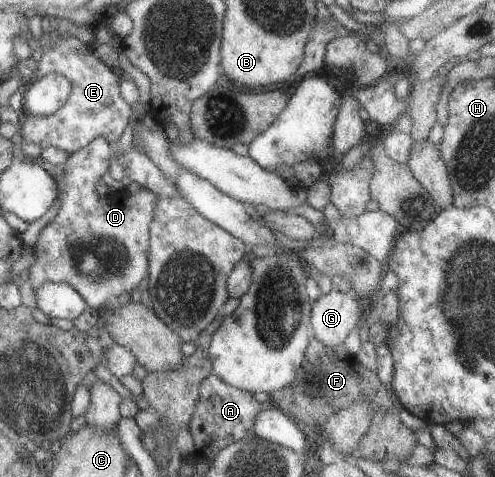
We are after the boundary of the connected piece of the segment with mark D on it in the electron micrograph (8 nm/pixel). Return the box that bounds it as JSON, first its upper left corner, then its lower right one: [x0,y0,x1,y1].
[28,130,155,310]

